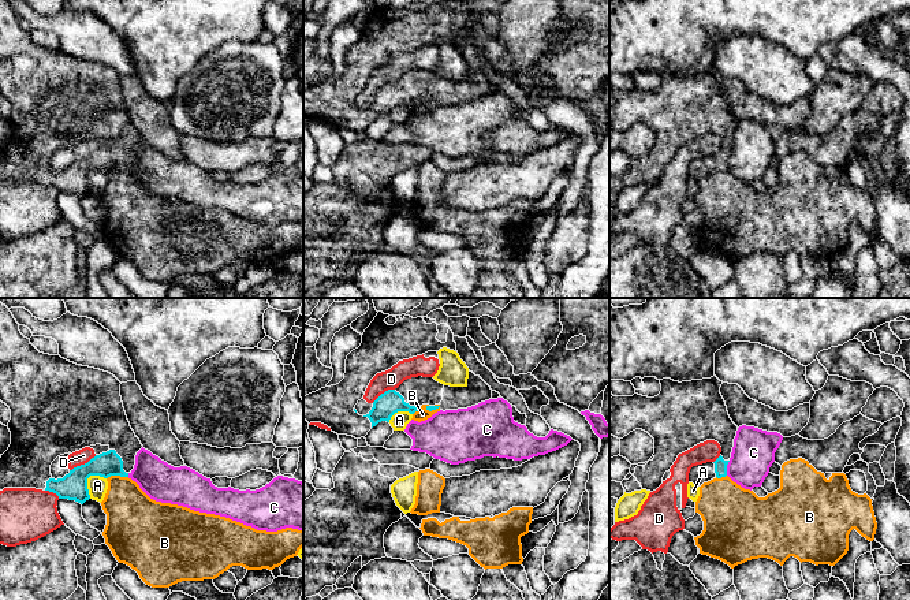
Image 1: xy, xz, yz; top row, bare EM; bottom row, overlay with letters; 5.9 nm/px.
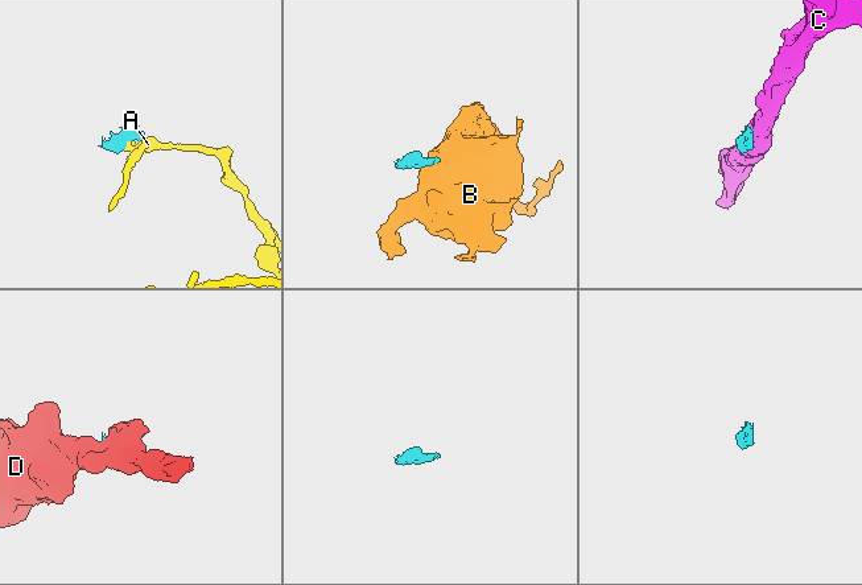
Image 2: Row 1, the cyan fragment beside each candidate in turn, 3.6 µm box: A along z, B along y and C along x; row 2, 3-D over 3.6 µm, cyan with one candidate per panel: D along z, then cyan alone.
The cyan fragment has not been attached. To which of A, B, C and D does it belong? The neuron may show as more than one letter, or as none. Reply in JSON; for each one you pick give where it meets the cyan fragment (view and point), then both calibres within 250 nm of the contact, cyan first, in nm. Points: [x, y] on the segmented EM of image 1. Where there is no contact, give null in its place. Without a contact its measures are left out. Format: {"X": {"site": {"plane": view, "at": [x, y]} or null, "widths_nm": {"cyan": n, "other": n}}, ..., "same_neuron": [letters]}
{"same_neuron": []}

